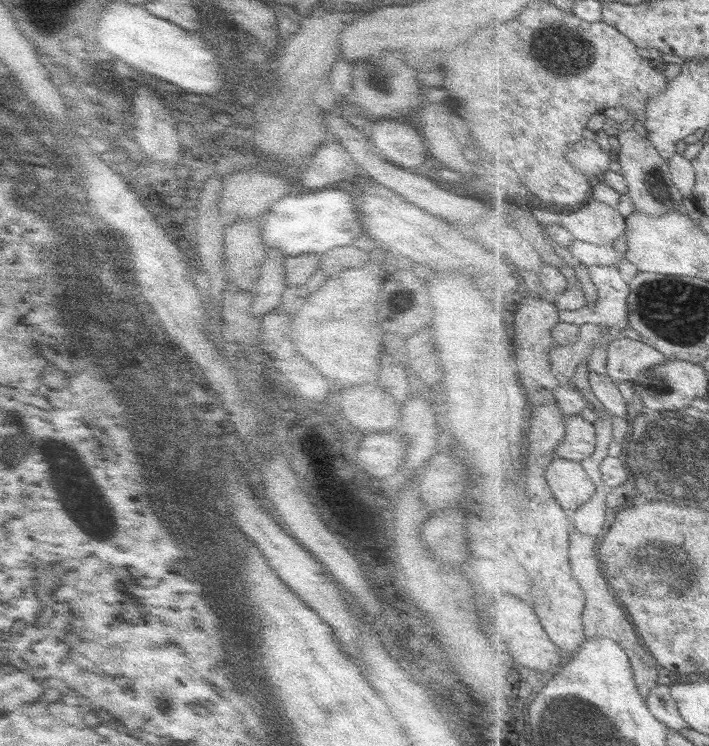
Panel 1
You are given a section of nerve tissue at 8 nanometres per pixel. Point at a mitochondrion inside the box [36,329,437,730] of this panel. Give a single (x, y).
(69, 484)

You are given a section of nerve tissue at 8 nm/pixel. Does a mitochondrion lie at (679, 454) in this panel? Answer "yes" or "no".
yes

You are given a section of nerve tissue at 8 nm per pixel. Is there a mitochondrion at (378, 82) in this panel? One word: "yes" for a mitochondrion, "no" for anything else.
no

